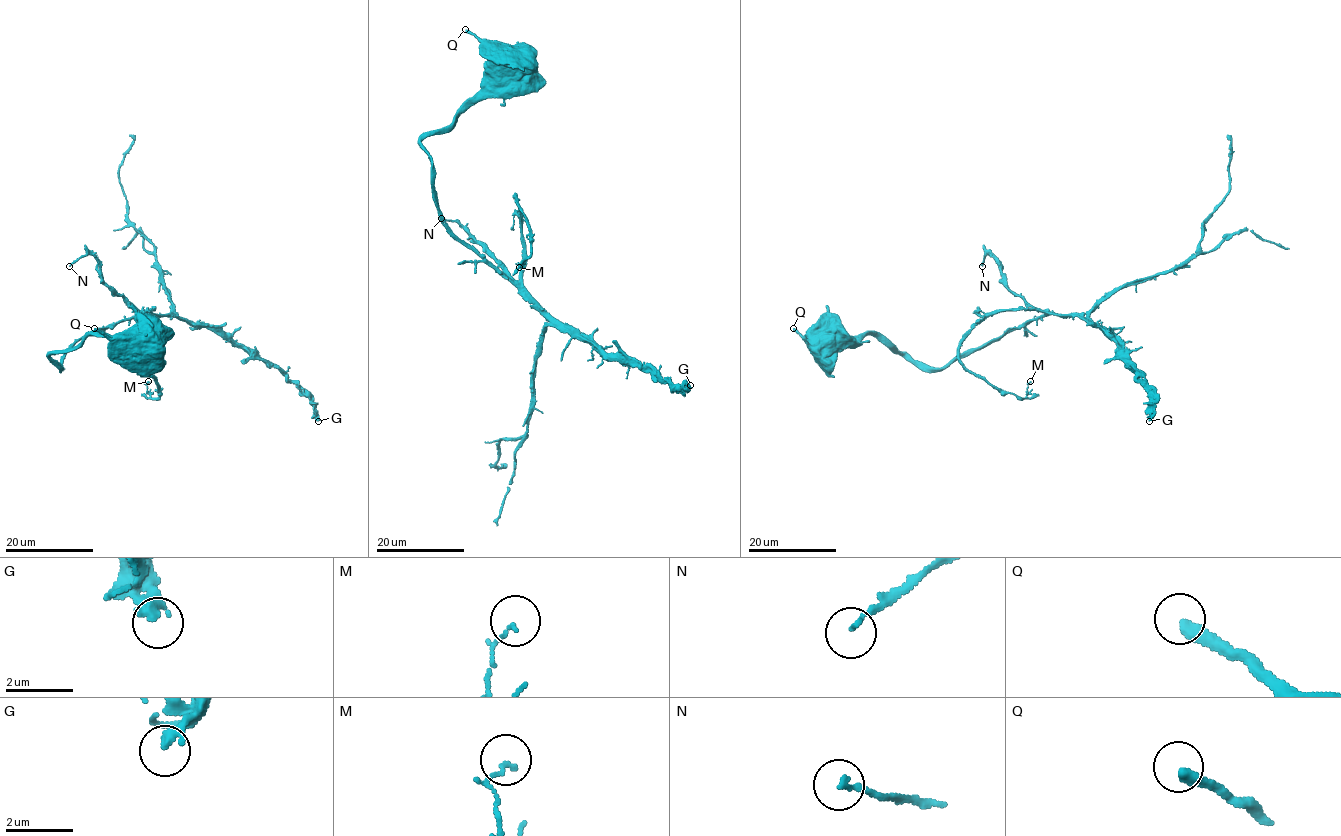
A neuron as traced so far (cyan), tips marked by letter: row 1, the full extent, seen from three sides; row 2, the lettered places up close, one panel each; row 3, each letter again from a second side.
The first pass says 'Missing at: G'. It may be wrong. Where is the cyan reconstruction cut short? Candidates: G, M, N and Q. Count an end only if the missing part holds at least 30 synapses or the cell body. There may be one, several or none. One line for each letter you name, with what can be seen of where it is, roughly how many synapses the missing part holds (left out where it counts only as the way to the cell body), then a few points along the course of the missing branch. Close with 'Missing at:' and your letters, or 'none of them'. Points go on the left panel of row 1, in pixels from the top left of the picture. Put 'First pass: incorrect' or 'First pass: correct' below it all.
Missing at: none of them
First pass: incorrect

